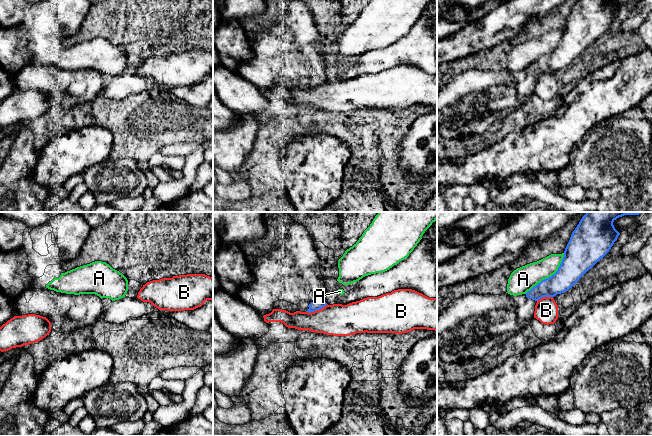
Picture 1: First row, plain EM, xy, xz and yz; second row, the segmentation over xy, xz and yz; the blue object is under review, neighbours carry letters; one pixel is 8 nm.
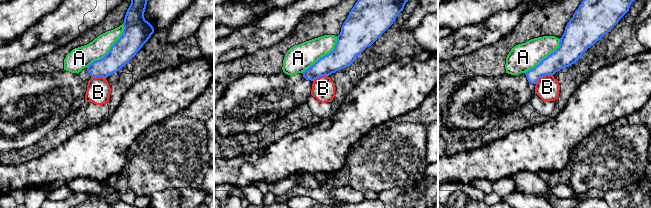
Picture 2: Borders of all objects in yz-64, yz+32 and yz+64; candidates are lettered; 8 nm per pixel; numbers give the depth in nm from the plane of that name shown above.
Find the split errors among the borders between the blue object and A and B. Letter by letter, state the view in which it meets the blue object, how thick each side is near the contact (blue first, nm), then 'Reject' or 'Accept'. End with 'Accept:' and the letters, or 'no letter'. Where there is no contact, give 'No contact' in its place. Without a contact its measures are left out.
A: Touches blue in yz. Thickness 220 nm (blue) against 200 nm. Reject
B: Touches blue in xz. Thickness 80 nm (blue) against 260 nm. Reject
Accept: no letter

